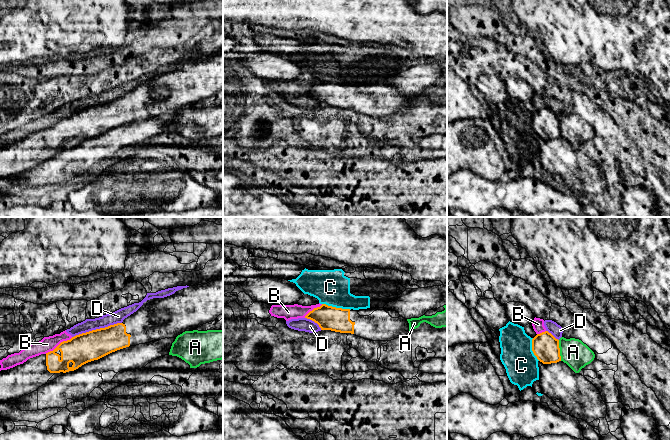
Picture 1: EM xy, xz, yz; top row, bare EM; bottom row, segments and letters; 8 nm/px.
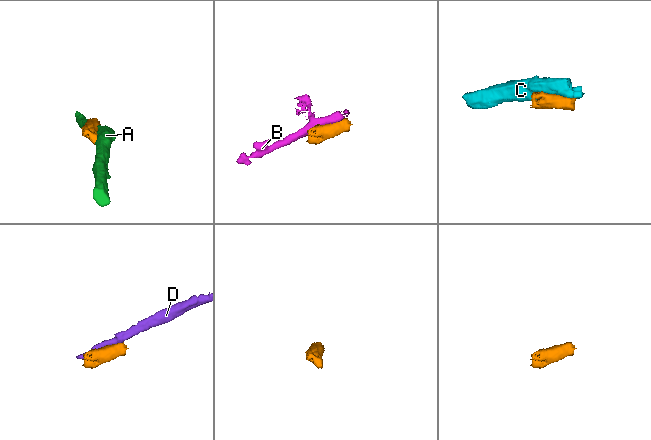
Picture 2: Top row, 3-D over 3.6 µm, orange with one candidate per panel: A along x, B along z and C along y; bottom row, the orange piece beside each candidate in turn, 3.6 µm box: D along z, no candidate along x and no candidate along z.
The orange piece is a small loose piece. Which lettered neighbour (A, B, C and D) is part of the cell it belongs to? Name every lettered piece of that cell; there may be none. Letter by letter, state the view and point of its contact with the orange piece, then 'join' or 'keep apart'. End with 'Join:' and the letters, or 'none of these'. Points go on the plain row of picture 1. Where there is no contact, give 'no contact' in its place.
A: contact yz (559, 126); keep apart
B: contact xy (59, 120); keep apart
C: contact xz (335, 83); keep apart
D: contact xy (96, 105); keep apart
Join: none of these

